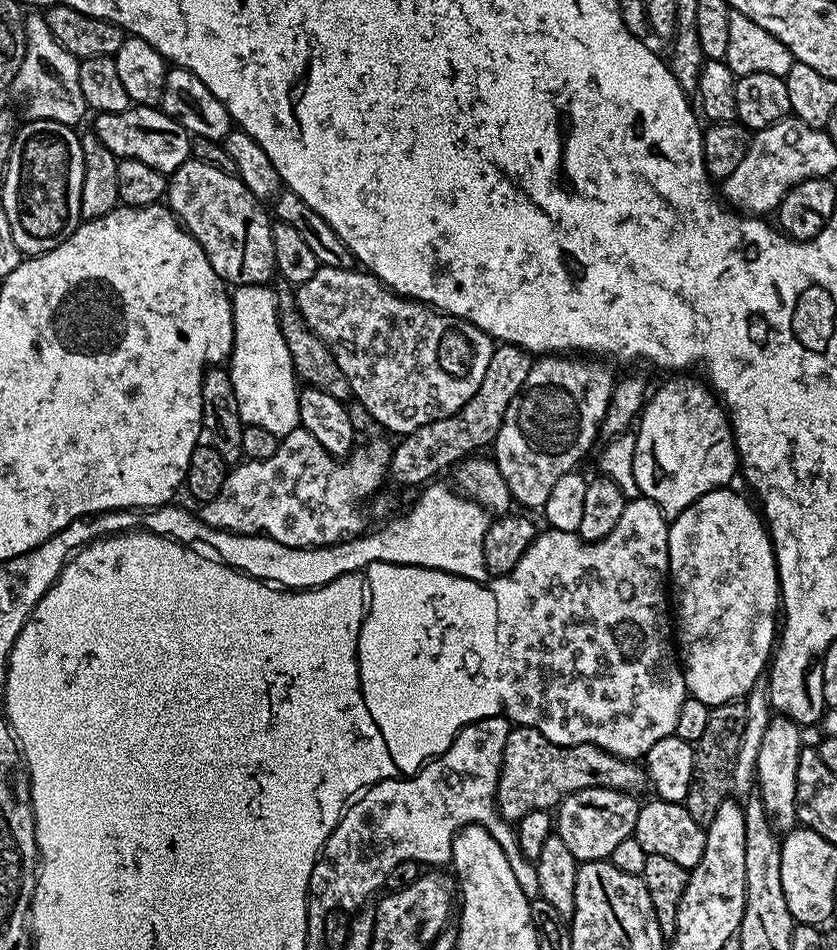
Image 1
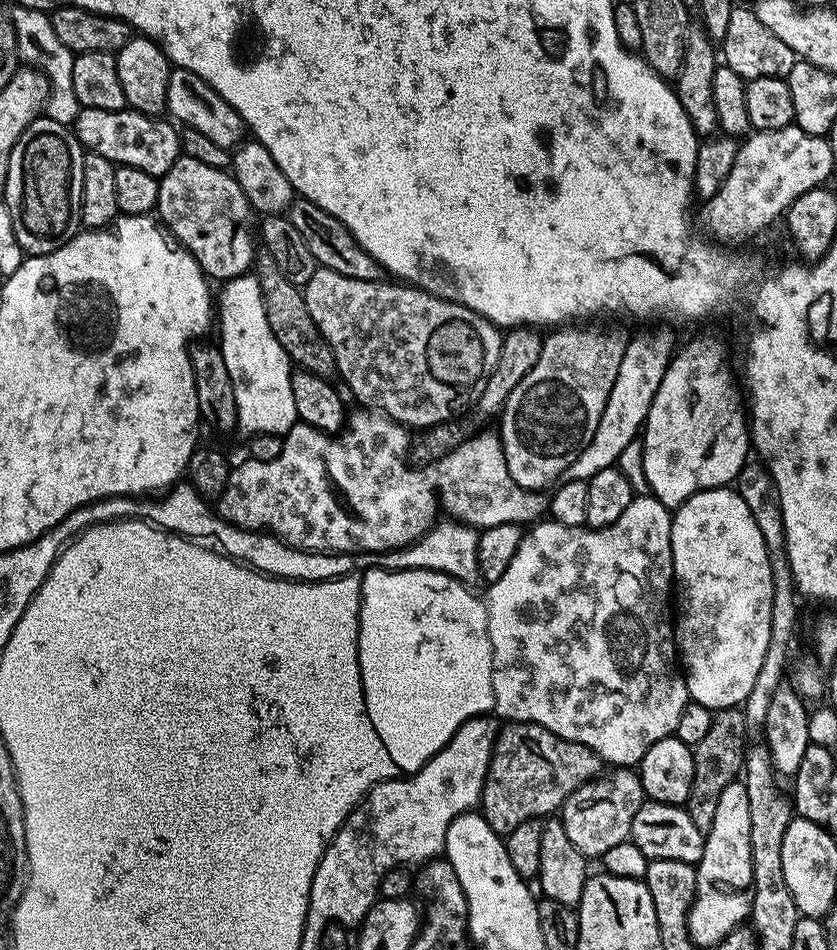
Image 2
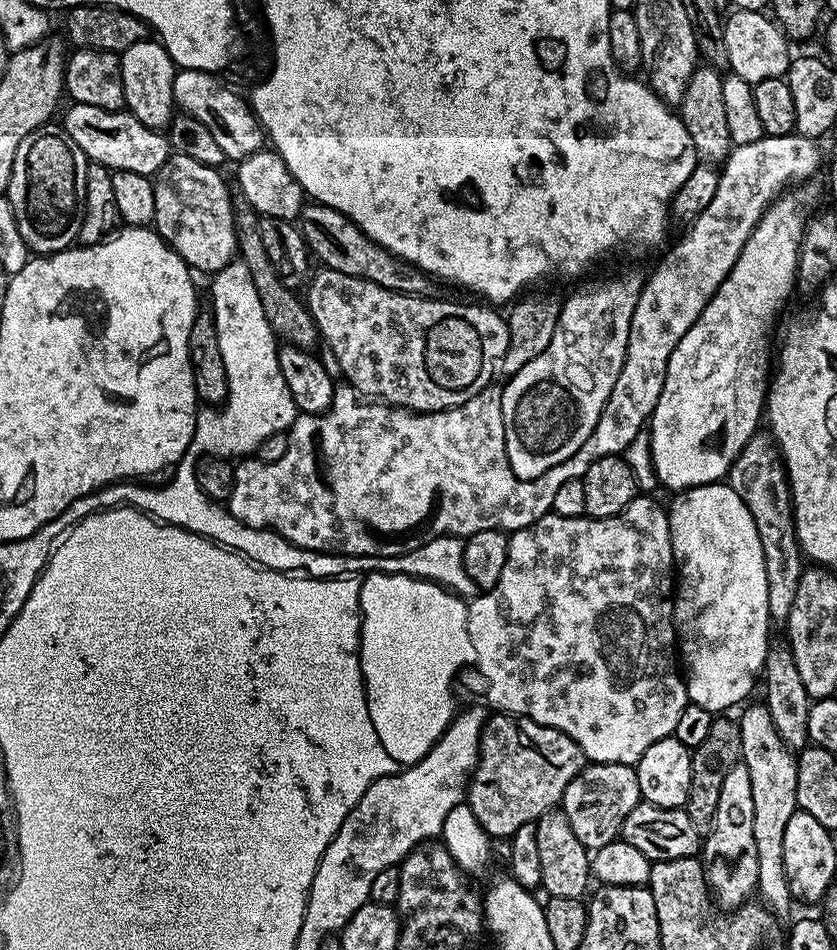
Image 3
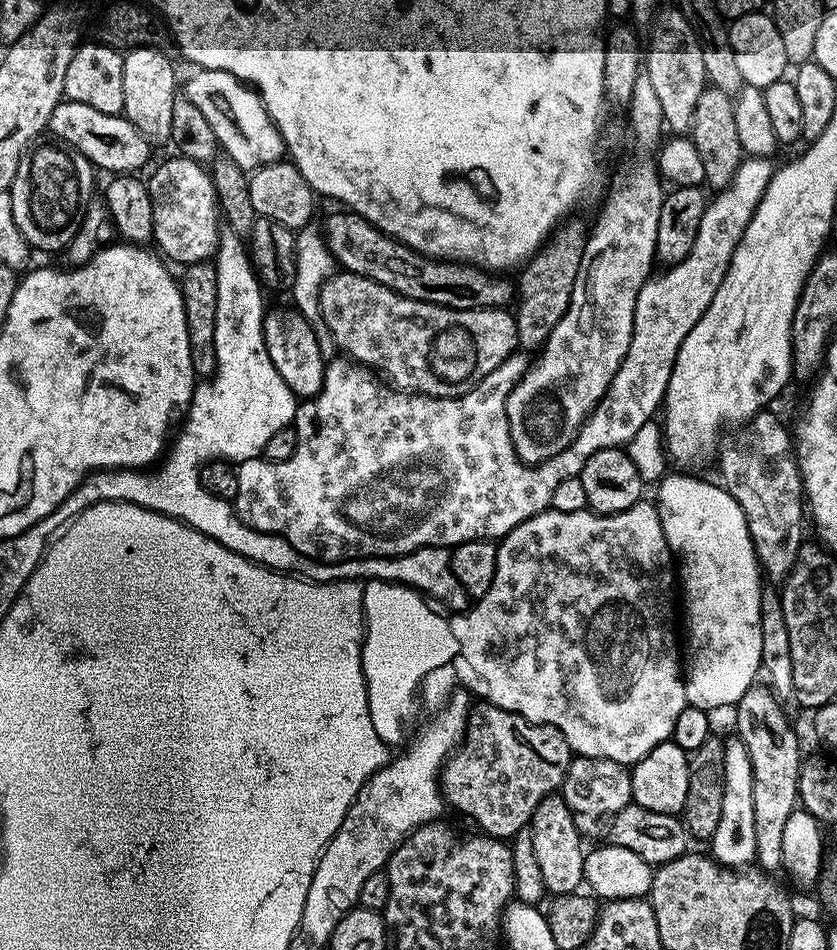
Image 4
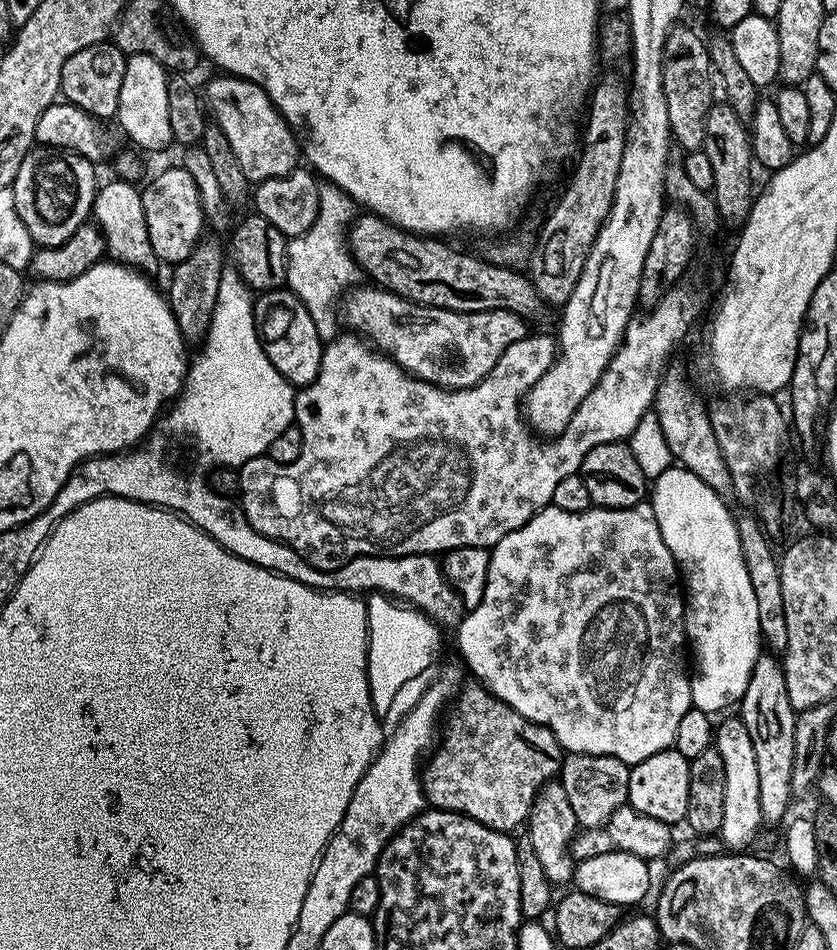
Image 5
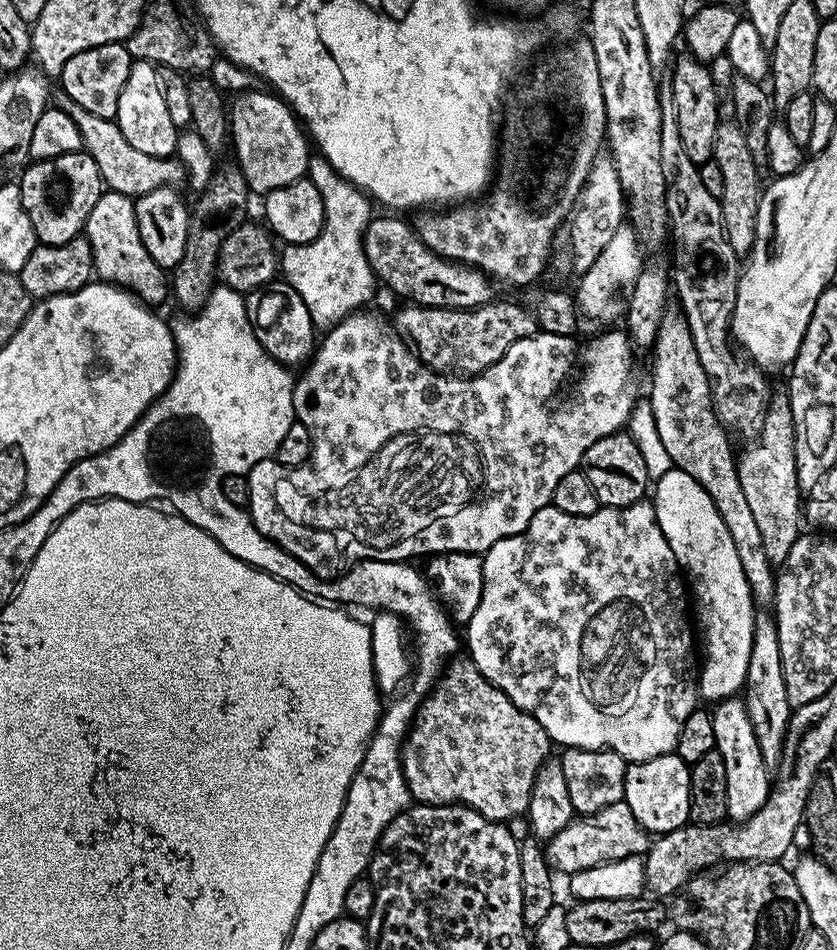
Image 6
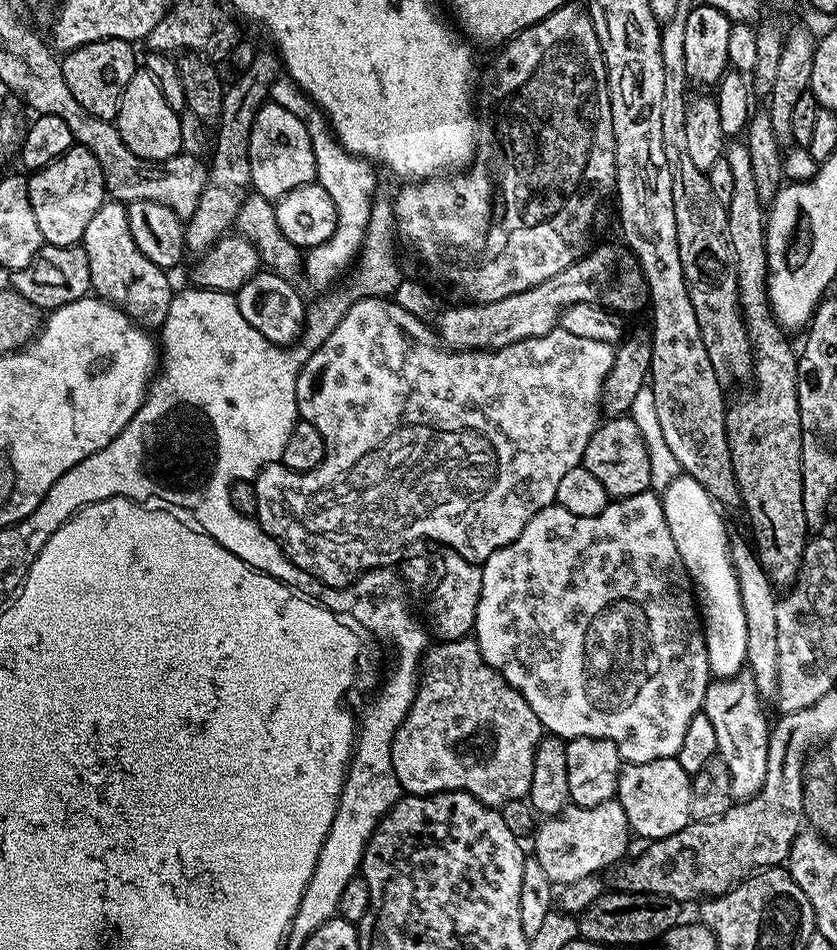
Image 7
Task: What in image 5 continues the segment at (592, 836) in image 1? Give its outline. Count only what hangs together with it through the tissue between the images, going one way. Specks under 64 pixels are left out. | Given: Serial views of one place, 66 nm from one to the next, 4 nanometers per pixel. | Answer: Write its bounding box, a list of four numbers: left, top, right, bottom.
[559,752,629,829]

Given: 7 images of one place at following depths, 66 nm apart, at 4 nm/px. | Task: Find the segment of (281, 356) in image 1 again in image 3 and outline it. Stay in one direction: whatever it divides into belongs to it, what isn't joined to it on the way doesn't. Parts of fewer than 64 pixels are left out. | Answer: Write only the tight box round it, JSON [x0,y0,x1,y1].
[190,258,298,458]

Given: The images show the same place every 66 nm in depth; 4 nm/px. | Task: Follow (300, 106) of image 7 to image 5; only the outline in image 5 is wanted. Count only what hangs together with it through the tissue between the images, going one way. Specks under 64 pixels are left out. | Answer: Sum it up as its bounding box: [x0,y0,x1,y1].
[287,182,362,342]

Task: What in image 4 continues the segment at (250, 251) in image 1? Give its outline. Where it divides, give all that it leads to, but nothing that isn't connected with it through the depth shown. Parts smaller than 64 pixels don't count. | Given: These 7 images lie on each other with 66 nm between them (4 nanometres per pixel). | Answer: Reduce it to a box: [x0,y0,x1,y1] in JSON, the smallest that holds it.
[146,154,222,265]

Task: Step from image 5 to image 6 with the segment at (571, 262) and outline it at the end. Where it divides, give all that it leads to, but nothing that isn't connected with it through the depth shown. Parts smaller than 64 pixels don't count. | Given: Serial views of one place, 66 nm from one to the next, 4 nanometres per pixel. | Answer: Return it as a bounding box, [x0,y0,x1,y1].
[549,150,626,276]

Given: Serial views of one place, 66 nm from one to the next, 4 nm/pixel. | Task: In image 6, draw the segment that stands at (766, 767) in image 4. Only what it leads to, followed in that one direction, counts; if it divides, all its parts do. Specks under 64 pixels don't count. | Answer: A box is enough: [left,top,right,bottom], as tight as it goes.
[742,614,793,770]

